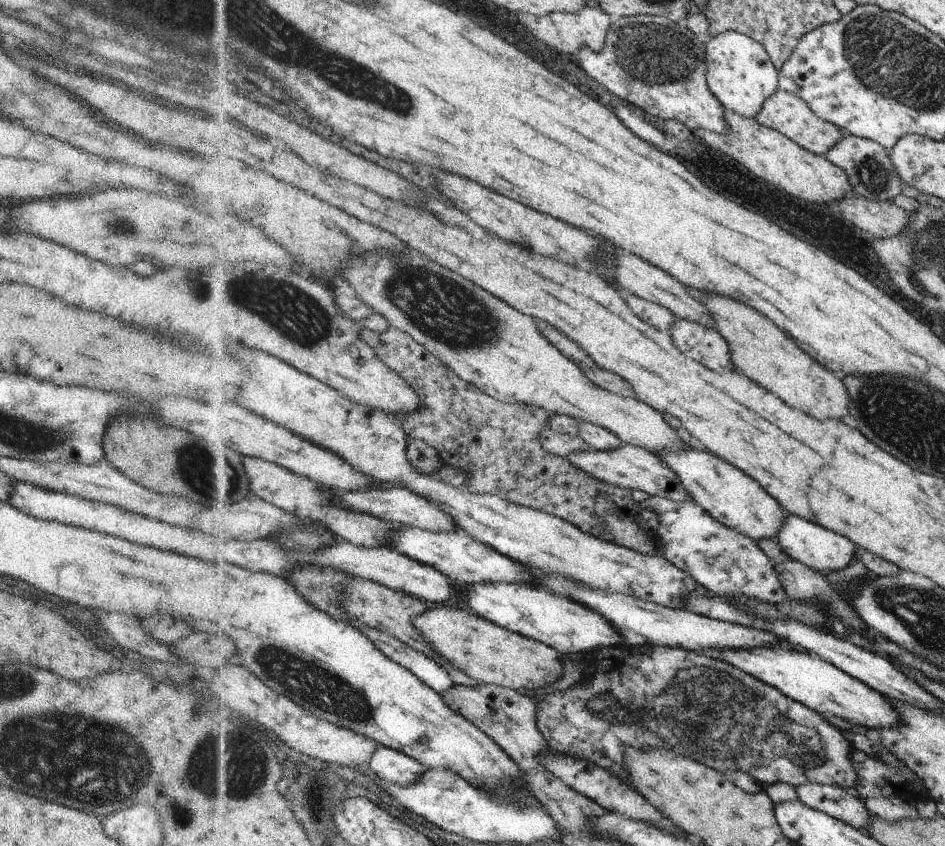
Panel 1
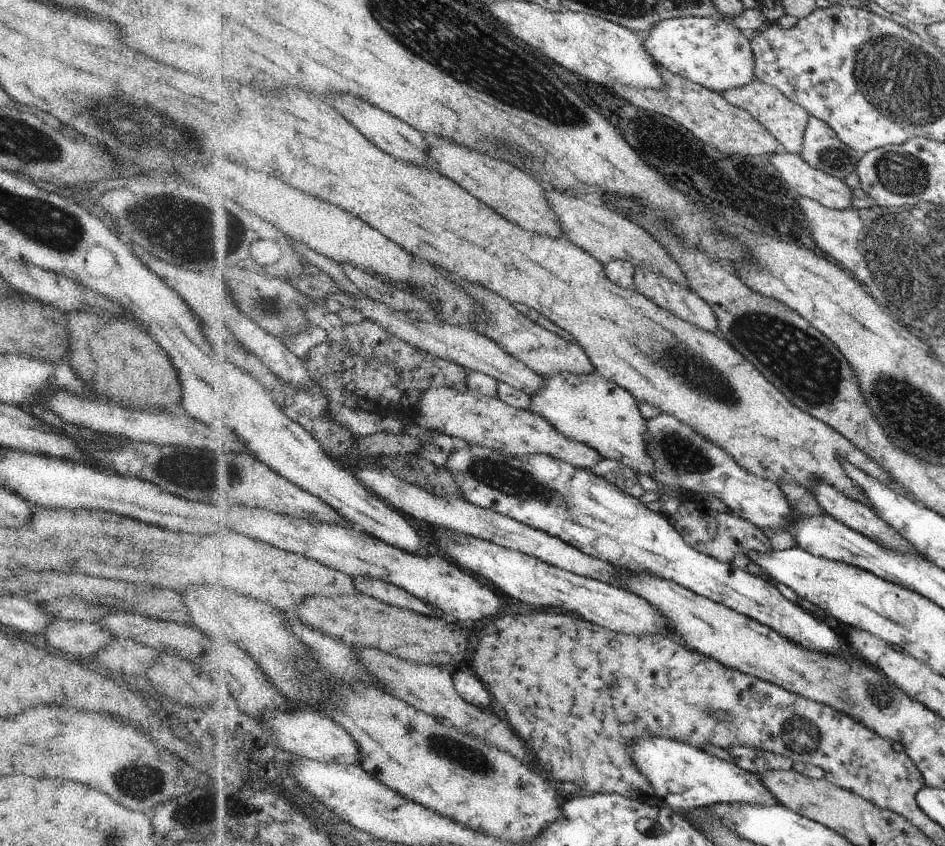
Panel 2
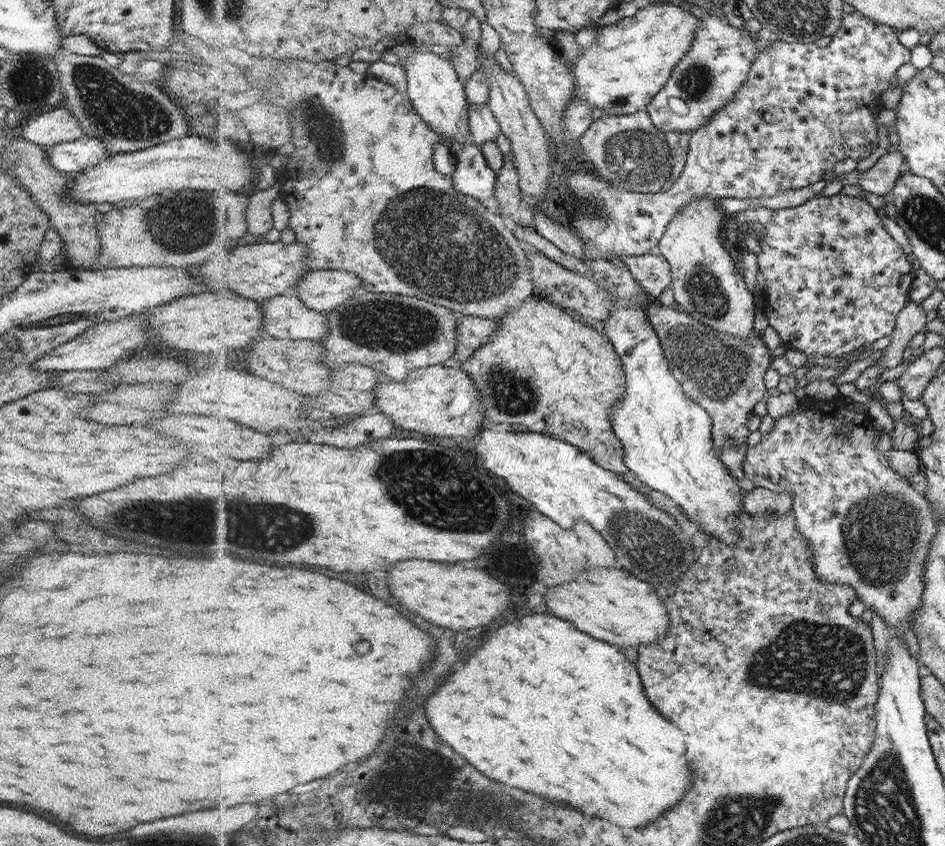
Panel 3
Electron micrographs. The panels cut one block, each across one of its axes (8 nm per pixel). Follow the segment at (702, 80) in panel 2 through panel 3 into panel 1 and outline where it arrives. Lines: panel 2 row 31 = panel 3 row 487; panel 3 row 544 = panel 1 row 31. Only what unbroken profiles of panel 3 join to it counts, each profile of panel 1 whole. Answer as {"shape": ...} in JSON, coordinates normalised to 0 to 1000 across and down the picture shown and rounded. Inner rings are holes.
{"shape":[[[779,37],[765,38],[764,41],[745,45],[747,52],[748,100],[768,130],[798,139],[807,123],[820,111],[824,100],[824,87],[820,76],[815,73],[807,52]]]}

